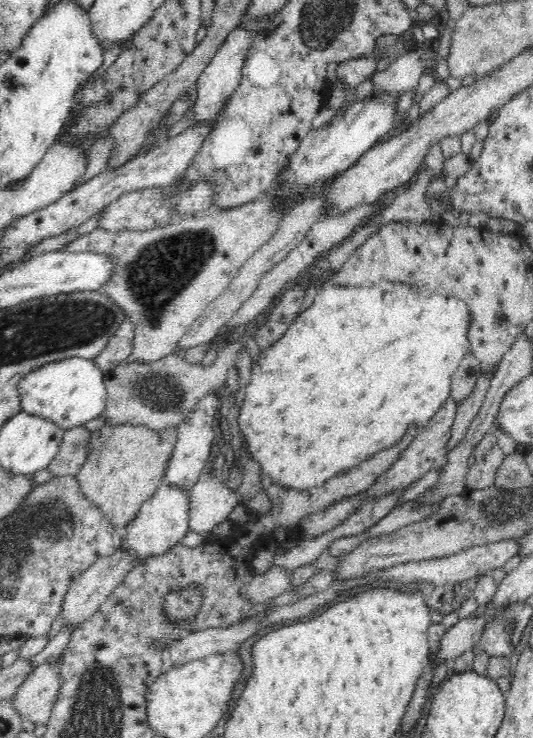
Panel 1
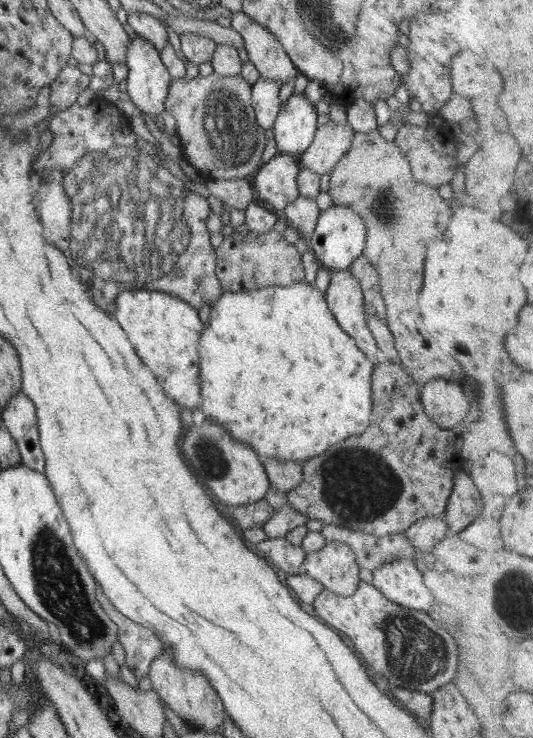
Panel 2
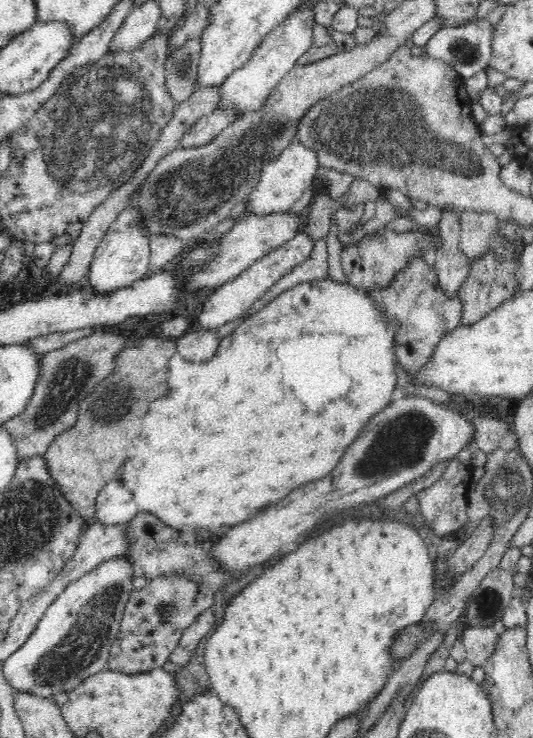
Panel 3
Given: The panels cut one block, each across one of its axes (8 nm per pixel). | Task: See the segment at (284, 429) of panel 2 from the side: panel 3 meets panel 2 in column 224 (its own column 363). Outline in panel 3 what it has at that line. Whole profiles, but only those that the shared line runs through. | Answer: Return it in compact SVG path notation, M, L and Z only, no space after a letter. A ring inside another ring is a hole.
M326 277L300 282L290 290L278 294L256 314L244 319L229 336L219 339L216 356L212 356L210 360L198 364L181 359L178 353L172 356L168 364L169 378L165 388L170 390L170 394L150 404L150 410L144 416L144 428L140 428L140 436L136 440L138 444L128 448L128 460L125 459L123 466L117 470L116 478L124 478L128 482L128 490L136 500L138 508L132 510L152 513L172 529L178 529L182 533L194 529L218 529L220 526L233 526L256 518L266 506L276 504L296 486L330 474L340 462L340 456L346 452L352 440L356 440L370 418L382 412L392 402L398 374L394 356L394 332L396 327L388 323L388 317L376 307L368 293L348 283Z

